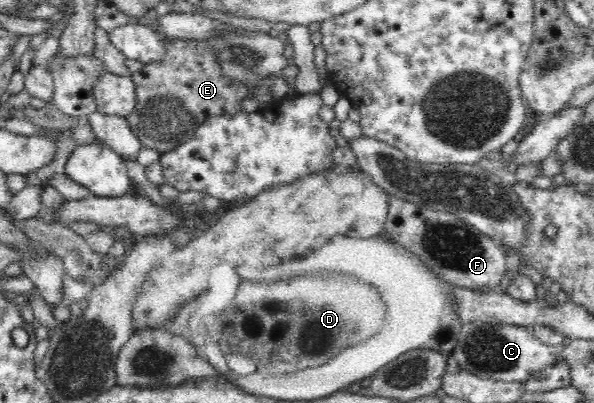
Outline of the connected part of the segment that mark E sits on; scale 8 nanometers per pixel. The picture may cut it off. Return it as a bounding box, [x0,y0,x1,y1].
[125,28,250,153]

